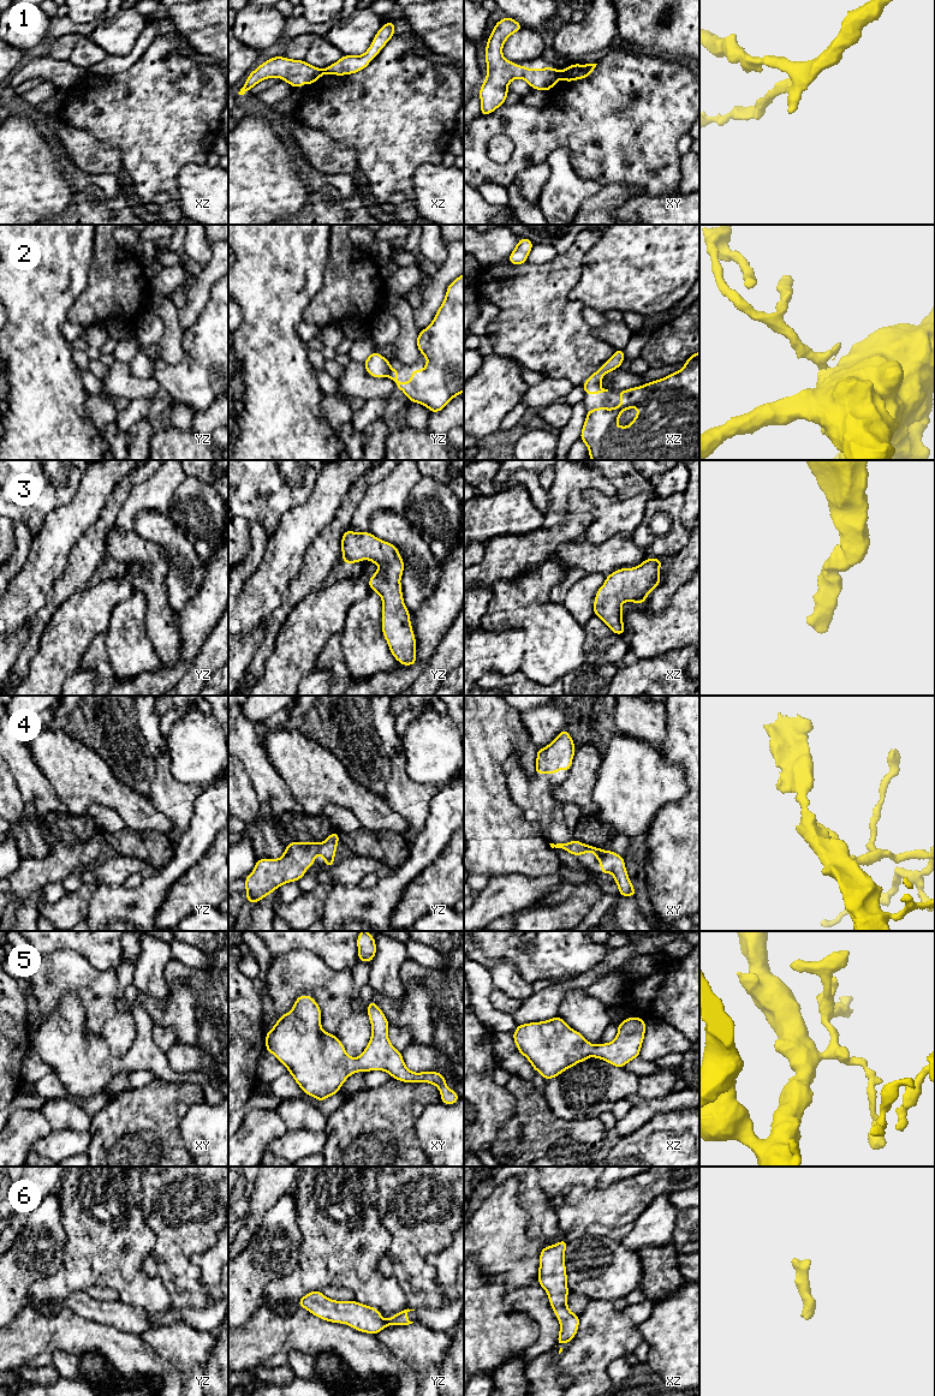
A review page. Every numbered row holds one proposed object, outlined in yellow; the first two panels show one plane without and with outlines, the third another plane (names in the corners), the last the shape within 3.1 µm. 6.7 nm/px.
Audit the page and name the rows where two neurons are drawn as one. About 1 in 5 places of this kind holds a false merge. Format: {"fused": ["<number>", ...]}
{"fused": ["1"]}

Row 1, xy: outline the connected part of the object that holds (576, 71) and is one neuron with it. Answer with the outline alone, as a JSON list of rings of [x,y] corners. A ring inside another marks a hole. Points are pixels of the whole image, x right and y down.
[[[573,64],[570,65],[567,68],[560,71],[559,77],[565,82],[583,79],[594,72],[596,65],[597,64],[585,64],[585,65]]]

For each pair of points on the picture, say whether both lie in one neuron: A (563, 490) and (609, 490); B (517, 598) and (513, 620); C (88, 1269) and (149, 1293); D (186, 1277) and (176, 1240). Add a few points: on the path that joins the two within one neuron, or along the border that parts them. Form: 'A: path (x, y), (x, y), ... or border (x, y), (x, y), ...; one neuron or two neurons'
A: path (575, 482), (597, 482); one neuron
B: path (513, 603), (513, 615); one neuron
C: path (103, 1271), (119, 1271), (134, 1286); one neuron
D: path (177, 1268), (176, 1250); one neuron

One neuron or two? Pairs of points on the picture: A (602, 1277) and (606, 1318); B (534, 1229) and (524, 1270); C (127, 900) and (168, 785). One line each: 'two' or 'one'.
A: two
B: two
C: two

